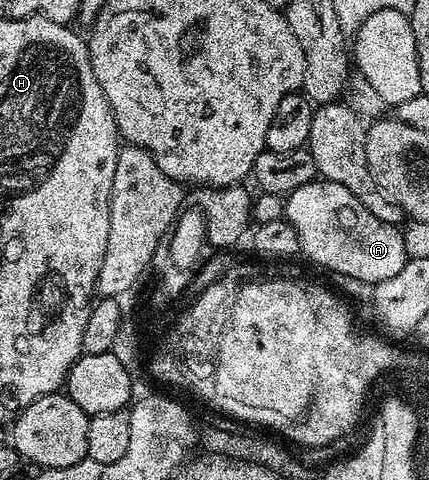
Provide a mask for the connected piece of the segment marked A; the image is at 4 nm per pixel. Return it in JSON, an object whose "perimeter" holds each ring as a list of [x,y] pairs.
{"perimeter":[[[320,177],[312,179],[307,185],[295,189],[295,193],[288,195],[284,202],[284,219],[293,226],[299,237],[301,255],[333,271],[334,276],[359,277],[361,283],[376,285],[388,279],[393,280],[395,273],[399,273],[399,269],[403,269],[407,262],[402,228],[387,221],[379,221],[379,217],[375,217],[375,213],[364,207],[355,193],[351,193],[351,189],[335,185],[335,181]]]}

